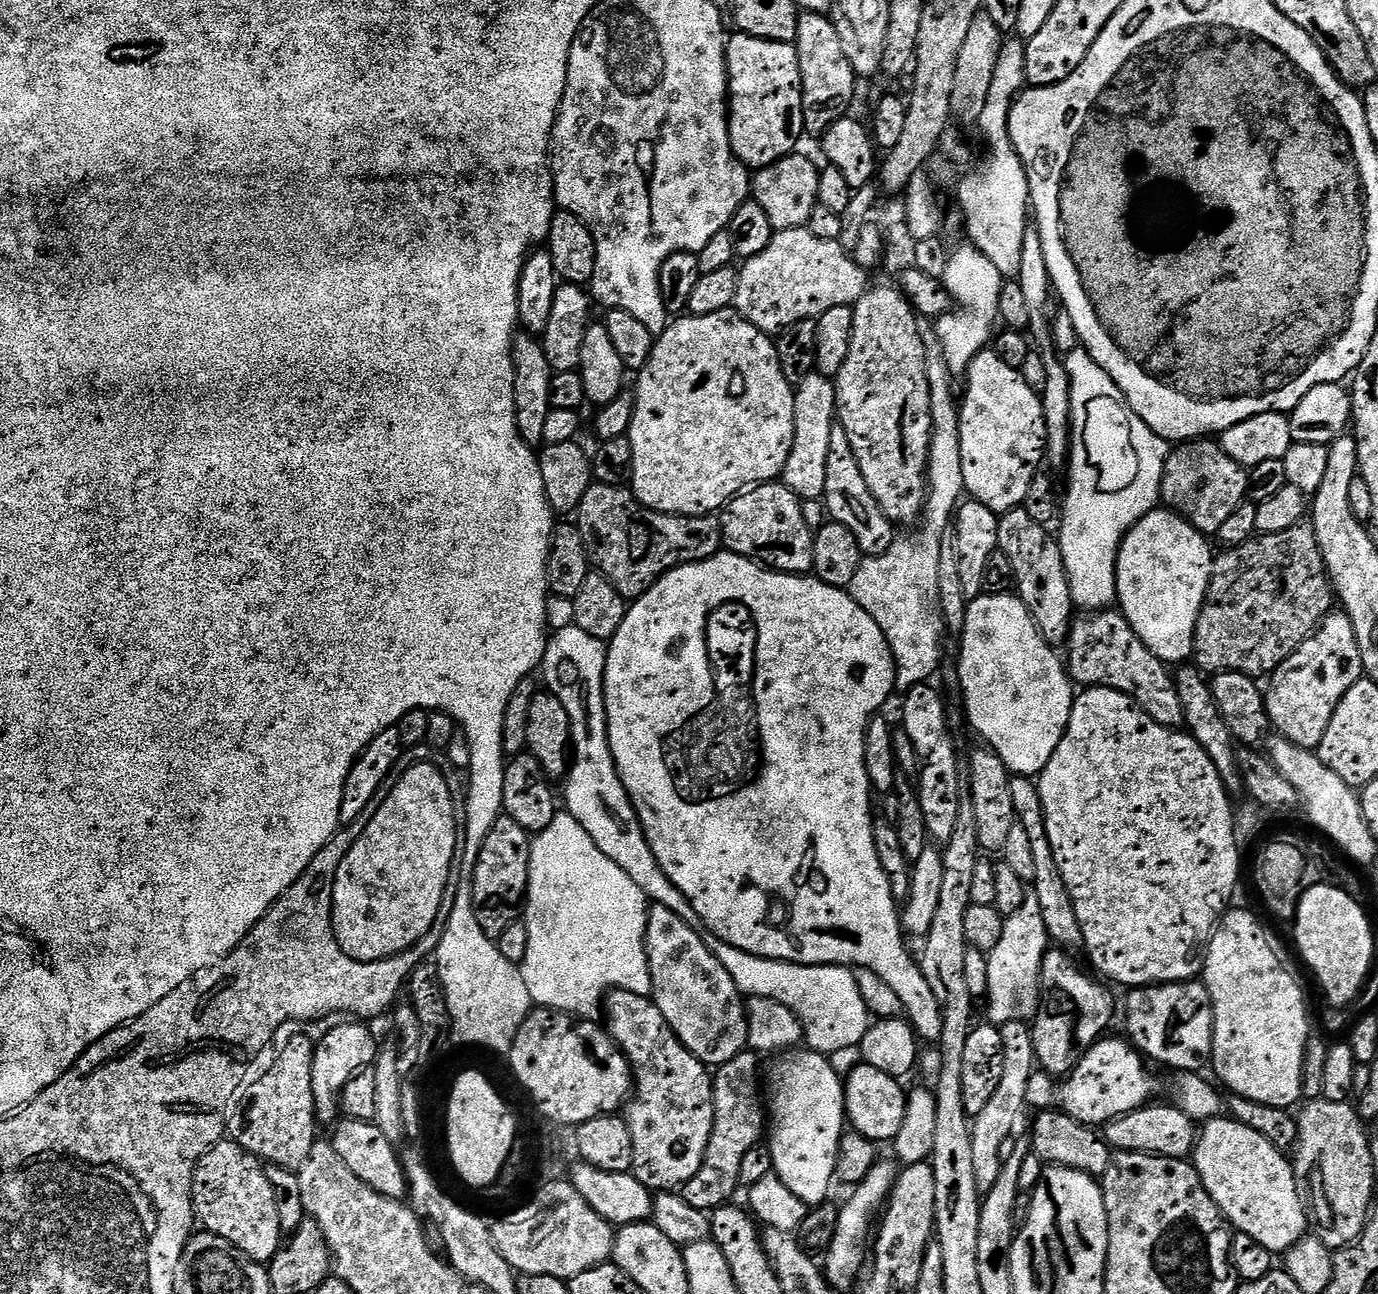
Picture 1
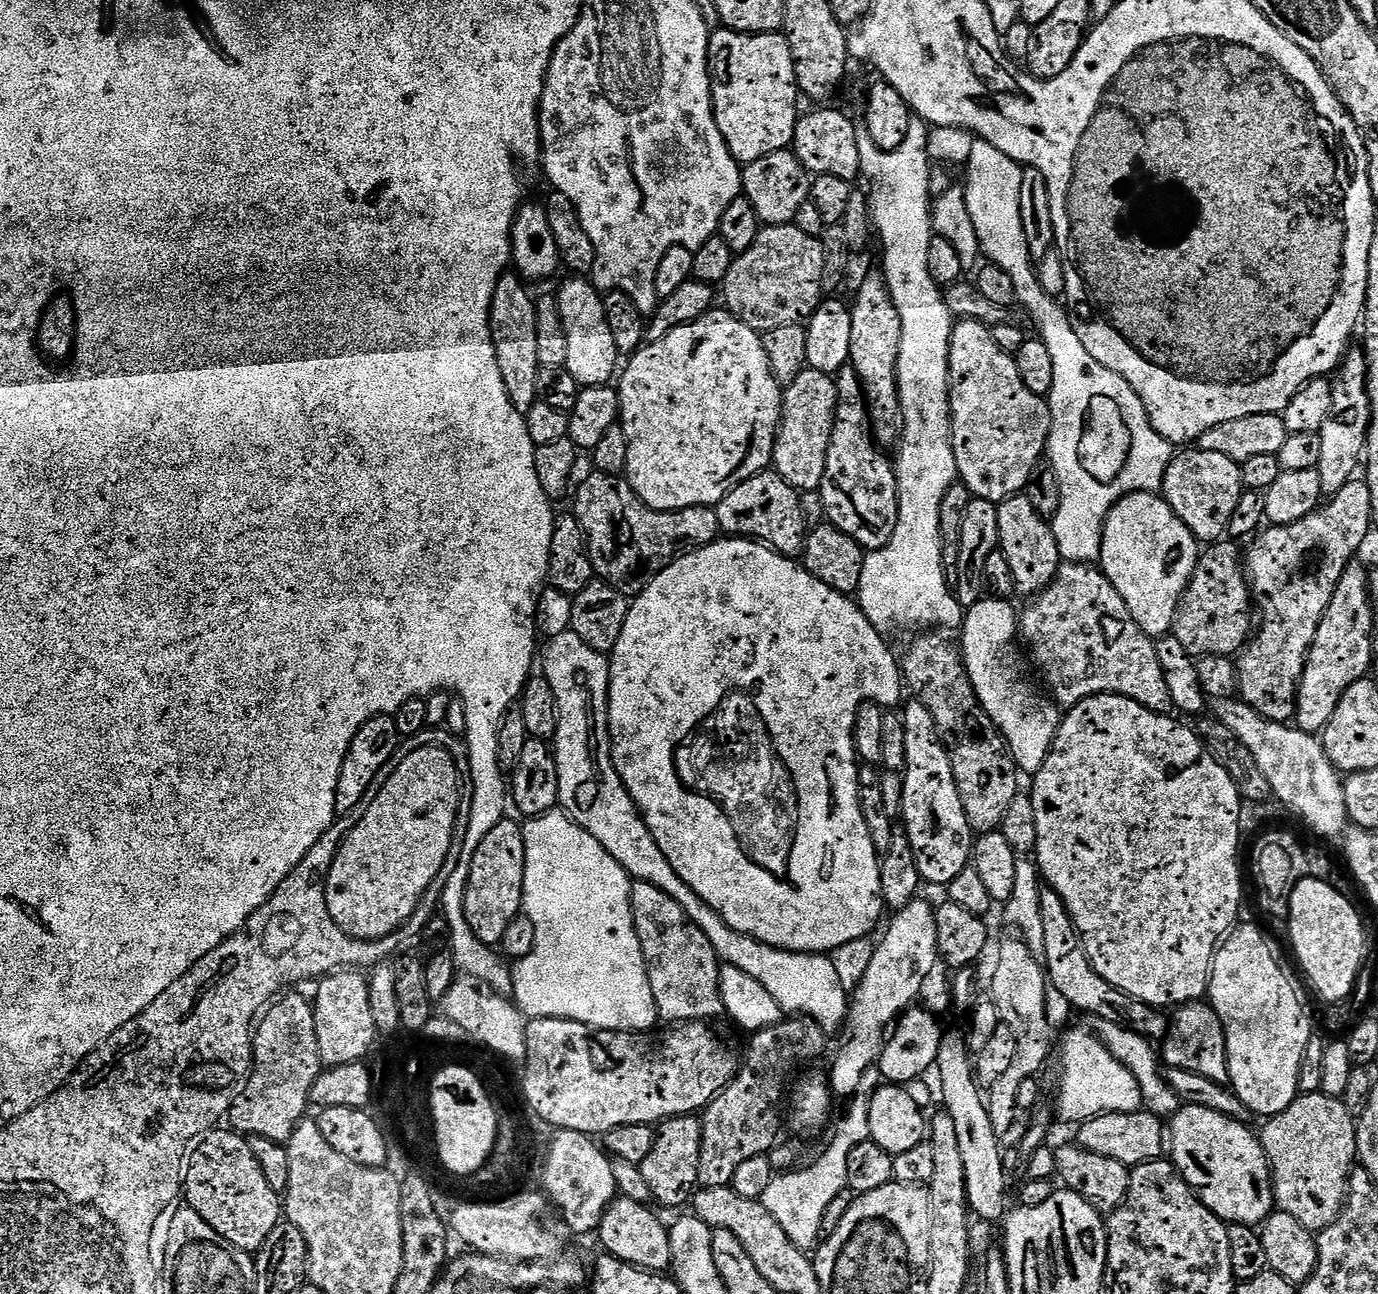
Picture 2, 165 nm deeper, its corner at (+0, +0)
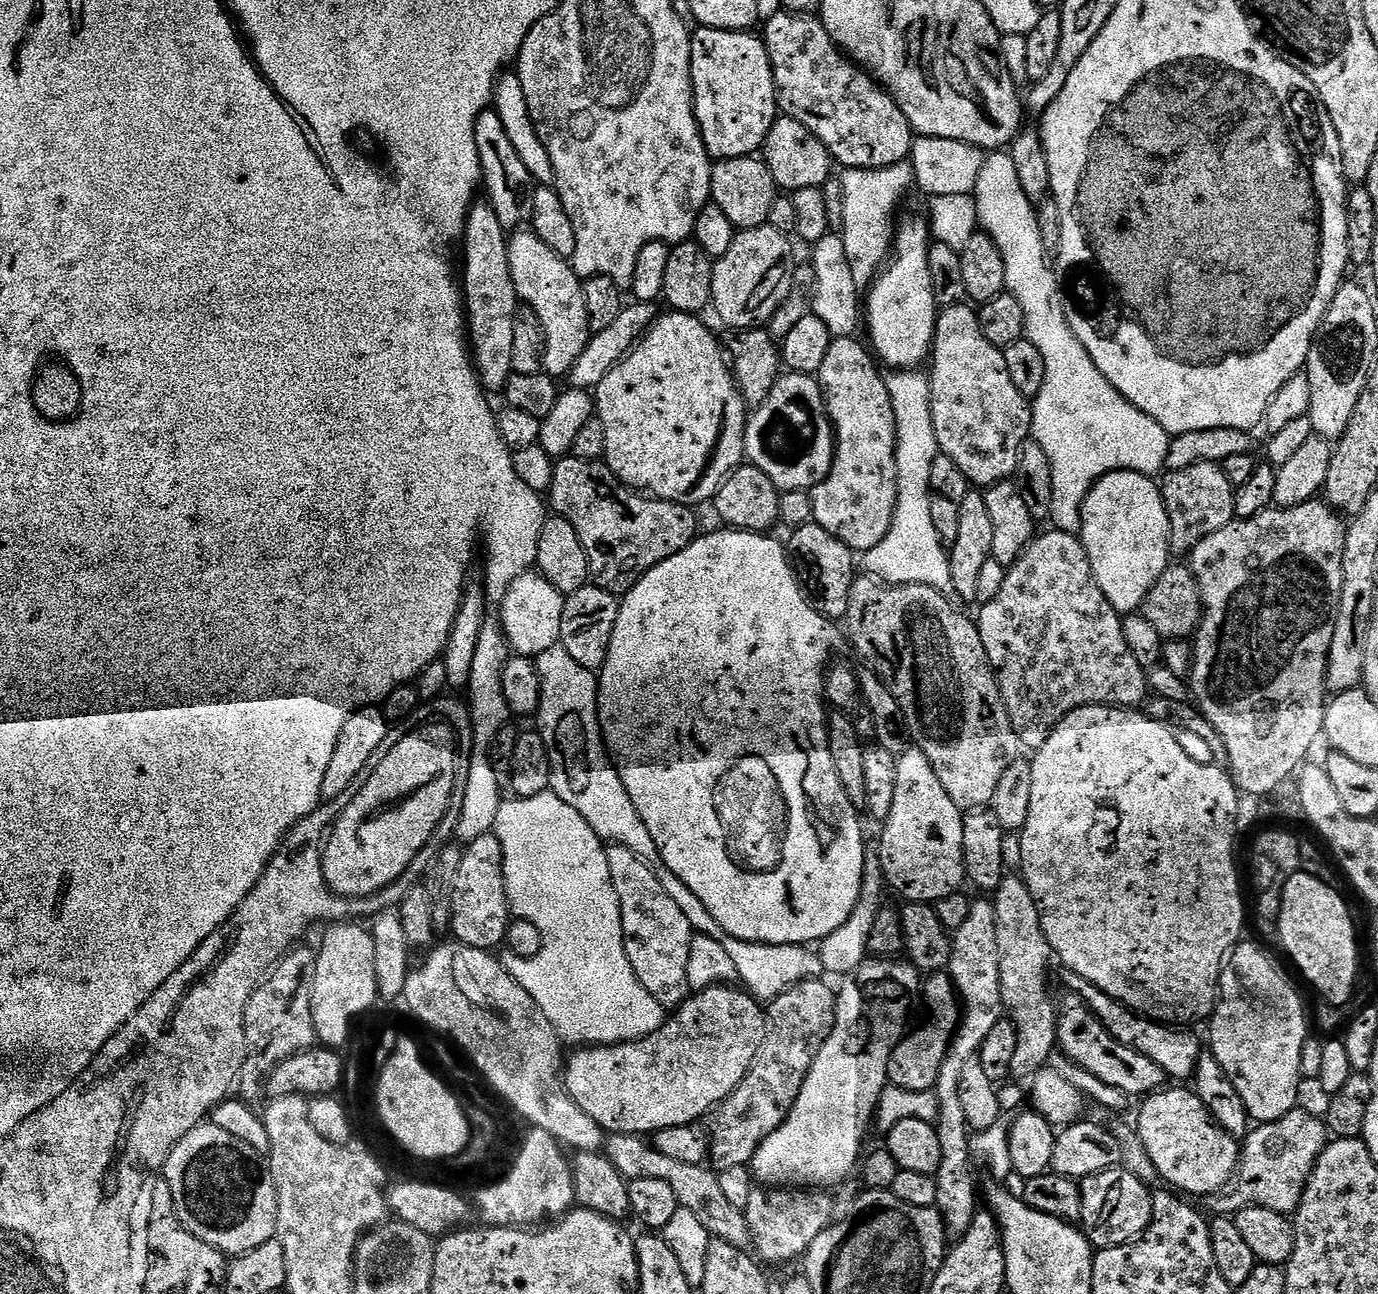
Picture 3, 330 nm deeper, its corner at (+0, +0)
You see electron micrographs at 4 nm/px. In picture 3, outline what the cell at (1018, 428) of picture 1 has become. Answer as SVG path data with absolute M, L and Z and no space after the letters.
M964 302L945 307L936 320L936 335L930 355L932 417L941 453L949 456L958 470L966 474L969 485L987 490L993 484L1012 480L1017 475L1023 446L1030 440L1032 404L1029 397L1023 396L1011 381L1003 351L996 348L986 334L982 334L979 311L967 306L972 307Z

